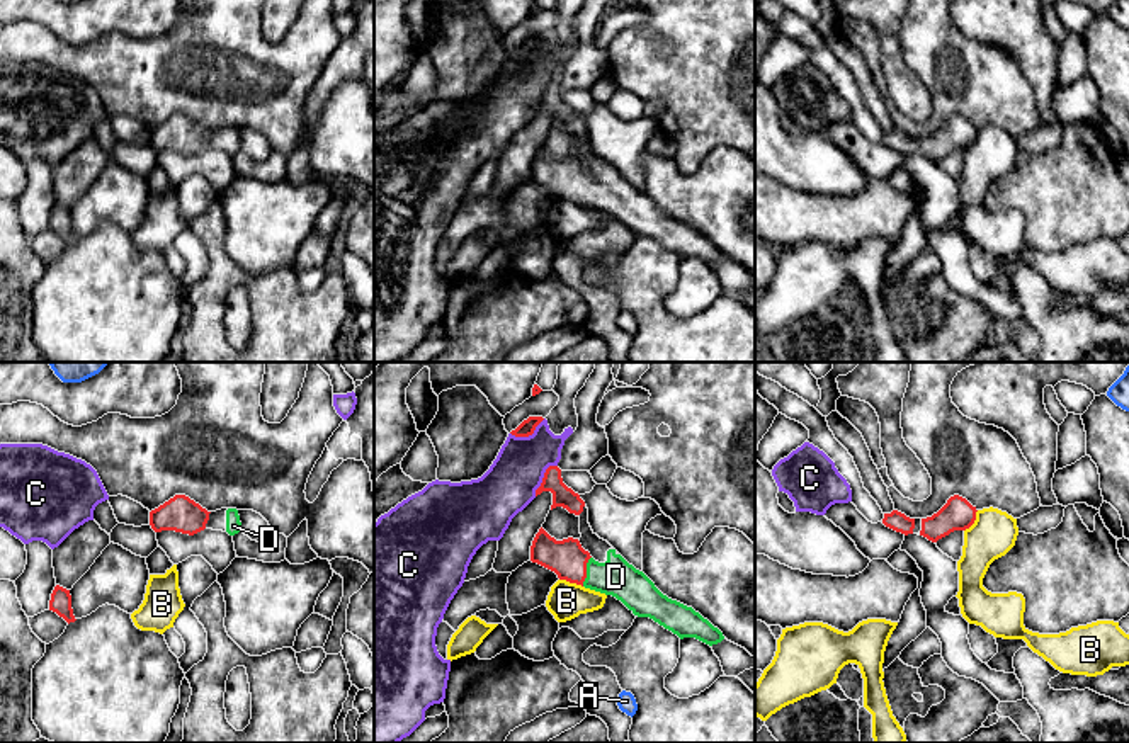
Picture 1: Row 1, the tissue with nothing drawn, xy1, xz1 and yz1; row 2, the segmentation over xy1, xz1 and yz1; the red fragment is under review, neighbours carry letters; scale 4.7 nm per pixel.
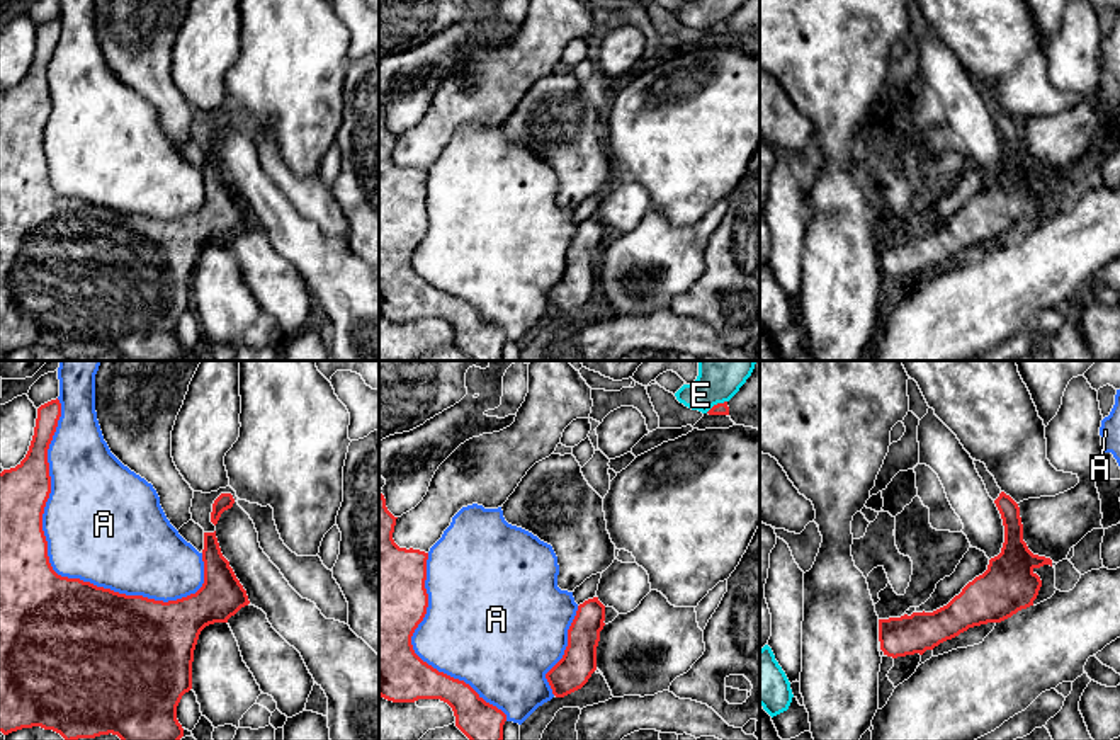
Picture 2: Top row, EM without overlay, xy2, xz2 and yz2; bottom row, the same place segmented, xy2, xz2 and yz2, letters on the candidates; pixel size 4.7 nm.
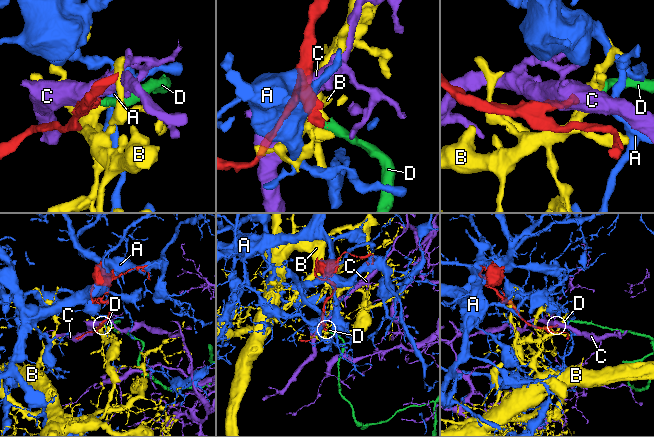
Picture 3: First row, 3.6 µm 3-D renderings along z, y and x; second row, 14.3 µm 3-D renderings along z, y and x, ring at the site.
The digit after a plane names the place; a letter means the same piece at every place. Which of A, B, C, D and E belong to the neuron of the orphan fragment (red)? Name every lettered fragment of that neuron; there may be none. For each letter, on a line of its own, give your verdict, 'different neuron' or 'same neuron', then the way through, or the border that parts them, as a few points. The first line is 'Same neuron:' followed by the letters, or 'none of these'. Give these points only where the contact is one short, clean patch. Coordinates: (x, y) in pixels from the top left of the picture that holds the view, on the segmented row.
Same neuron: D
A: different neuron
B: different neuron; border along xz1 (560, 578), (582, 587)
C: different neuron; border along xz1 (544, 419), (527, 436), (510, 434)
D: same neuron; runs through xz1 (567, 558), (585, 572), (597, 577), (616, 577)
E: different neuron; border along xz2 (726, 400), (706, 412)

